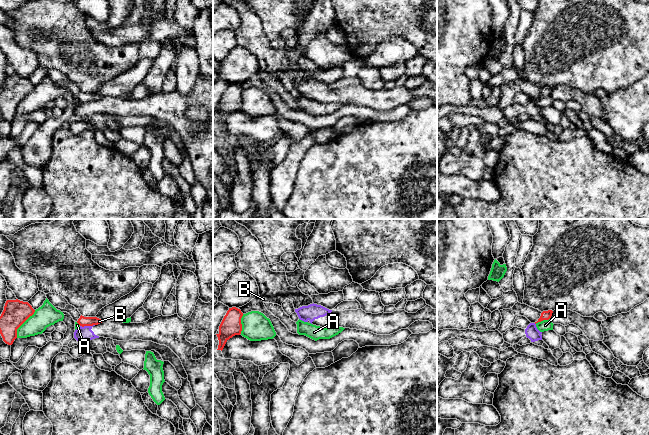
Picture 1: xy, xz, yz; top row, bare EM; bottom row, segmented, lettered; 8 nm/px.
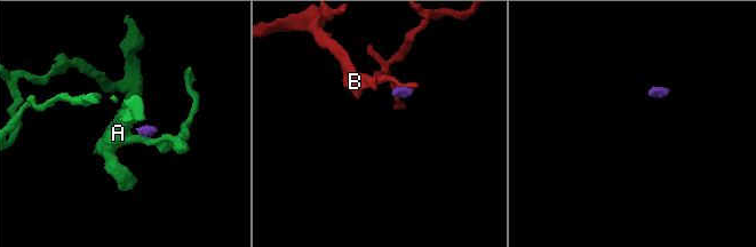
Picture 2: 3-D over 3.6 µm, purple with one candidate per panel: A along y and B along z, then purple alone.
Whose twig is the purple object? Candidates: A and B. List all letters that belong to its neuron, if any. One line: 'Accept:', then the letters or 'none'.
Accept: none

